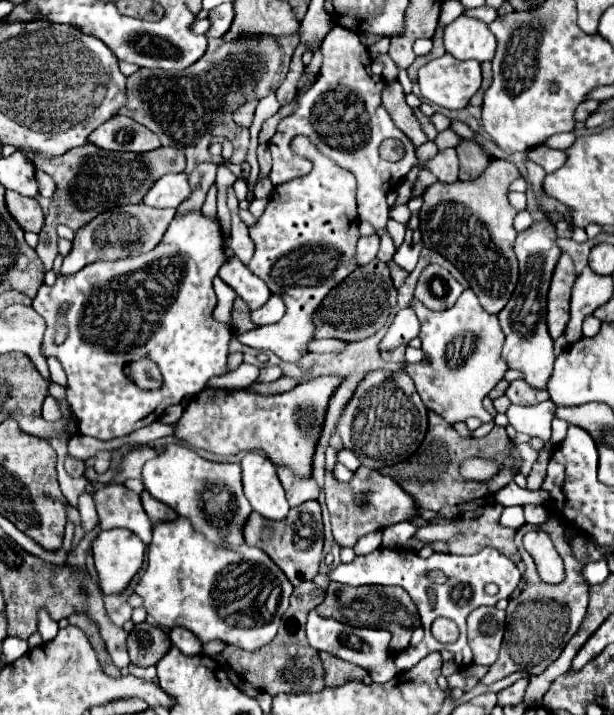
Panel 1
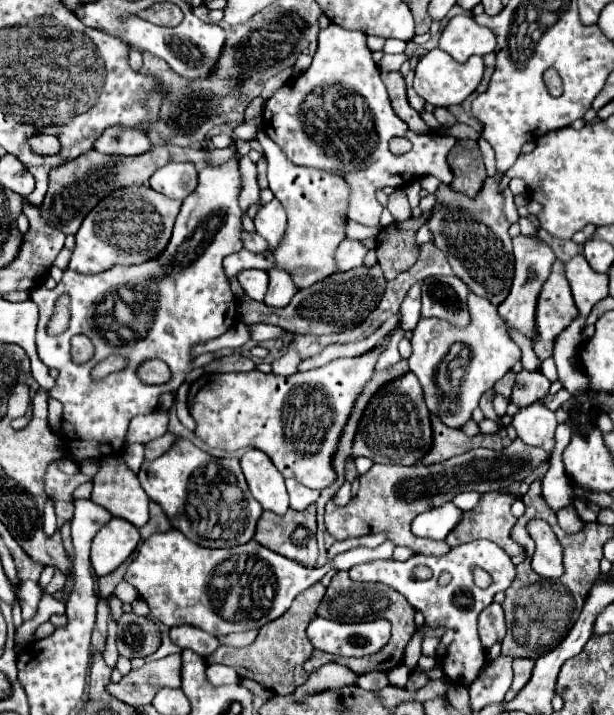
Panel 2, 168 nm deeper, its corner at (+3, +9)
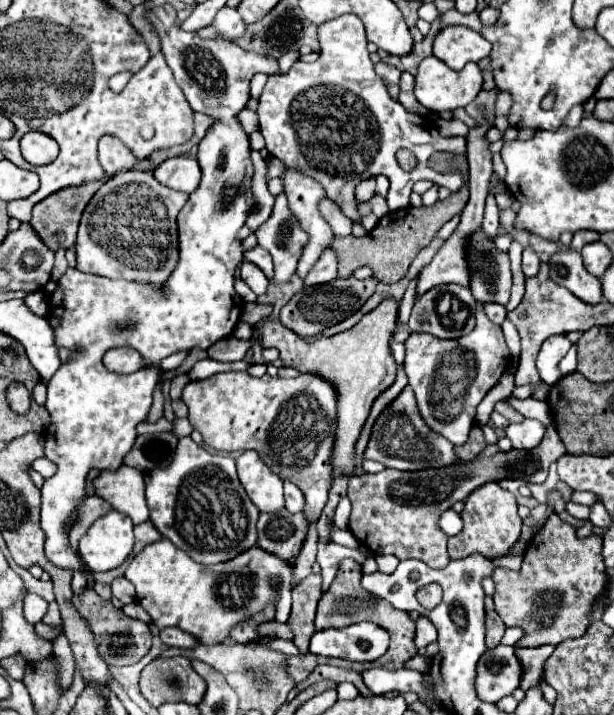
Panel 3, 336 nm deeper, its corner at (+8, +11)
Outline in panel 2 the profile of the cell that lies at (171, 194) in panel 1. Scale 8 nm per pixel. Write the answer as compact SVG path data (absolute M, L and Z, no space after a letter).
M169 163L151 175L149 187L169 199L185 199L197 187L197 169L193 163Z

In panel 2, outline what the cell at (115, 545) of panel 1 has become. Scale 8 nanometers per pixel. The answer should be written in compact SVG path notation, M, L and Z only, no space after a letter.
M113 517L103 525L91 545L91 565L97 577L113 573L135 551L139 541L139 529L125 519Z

